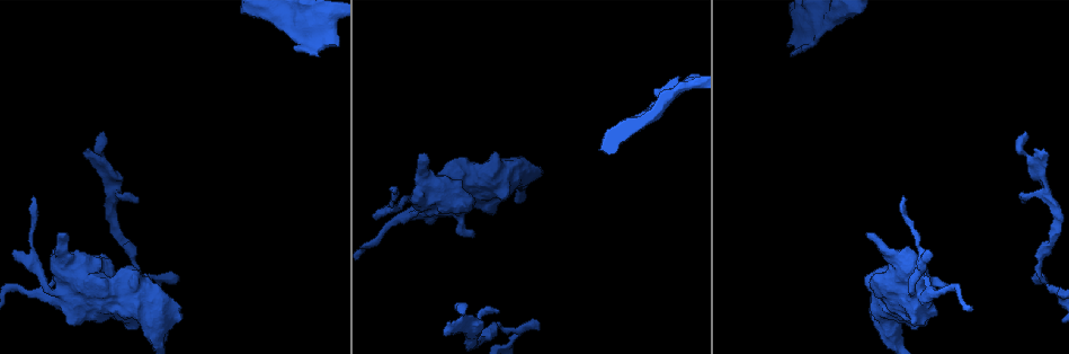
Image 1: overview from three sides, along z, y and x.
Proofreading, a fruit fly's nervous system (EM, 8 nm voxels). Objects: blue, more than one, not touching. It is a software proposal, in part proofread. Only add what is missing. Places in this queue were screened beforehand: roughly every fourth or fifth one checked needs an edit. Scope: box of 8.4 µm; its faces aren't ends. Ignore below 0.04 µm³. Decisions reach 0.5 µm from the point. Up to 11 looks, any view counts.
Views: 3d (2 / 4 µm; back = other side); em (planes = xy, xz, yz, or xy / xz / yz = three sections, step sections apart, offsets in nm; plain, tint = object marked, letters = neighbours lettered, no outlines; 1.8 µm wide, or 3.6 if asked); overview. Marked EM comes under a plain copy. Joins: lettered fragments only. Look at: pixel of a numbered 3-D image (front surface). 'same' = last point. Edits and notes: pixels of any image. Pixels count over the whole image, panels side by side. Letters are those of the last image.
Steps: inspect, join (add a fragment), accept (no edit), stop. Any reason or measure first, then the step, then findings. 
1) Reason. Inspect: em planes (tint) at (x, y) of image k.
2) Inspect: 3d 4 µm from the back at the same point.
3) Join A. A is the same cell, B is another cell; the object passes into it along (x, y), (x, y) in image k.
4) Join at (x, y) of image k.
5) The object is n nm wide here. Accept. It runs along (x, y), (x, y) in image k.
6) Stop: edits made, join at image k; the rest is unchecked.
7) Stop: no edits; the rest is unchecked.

Tapers out. Inspect: 3d 2 µm at (496, 310) of image 1.

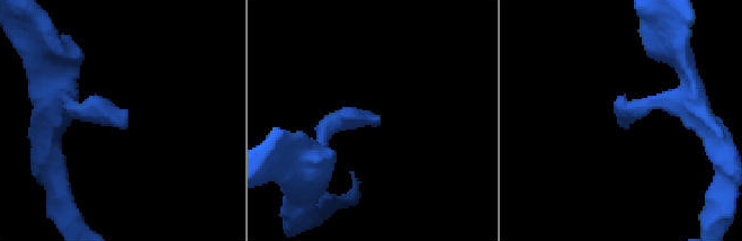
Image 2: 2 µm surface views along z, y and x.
Inspect: em planes (letters) at (627, 124) of image 2.

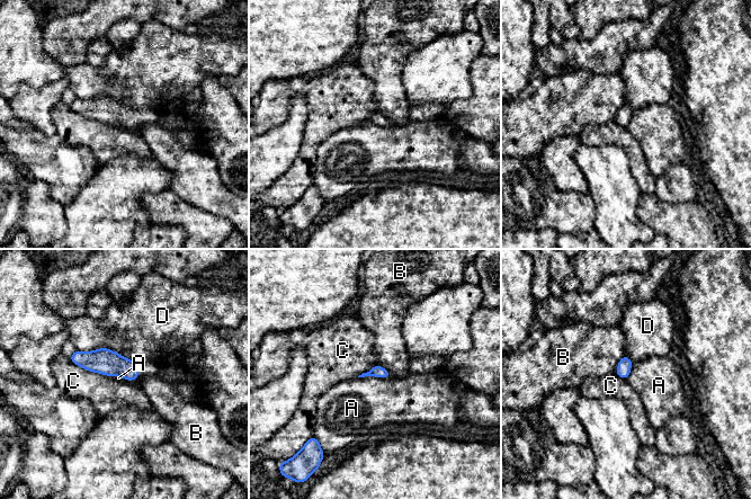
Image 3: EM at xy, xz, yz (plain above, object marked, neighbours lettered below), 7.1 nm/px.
Accept. A, B, C and D are other cells; a border runs along (358, 376), (380, 376), (382, 379) in image 3; no lettered fragment goes on from it.

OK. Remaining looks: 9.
Inspect: 3d 2 µm at (523, 328) of image 1.

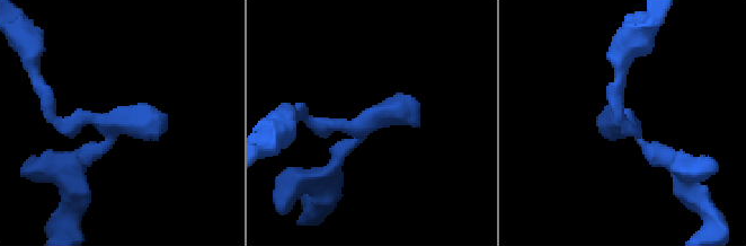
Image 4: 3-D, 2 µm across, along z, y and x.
Need the tissue. Inspect: em planes (letters) at (374, 117) of image 4.

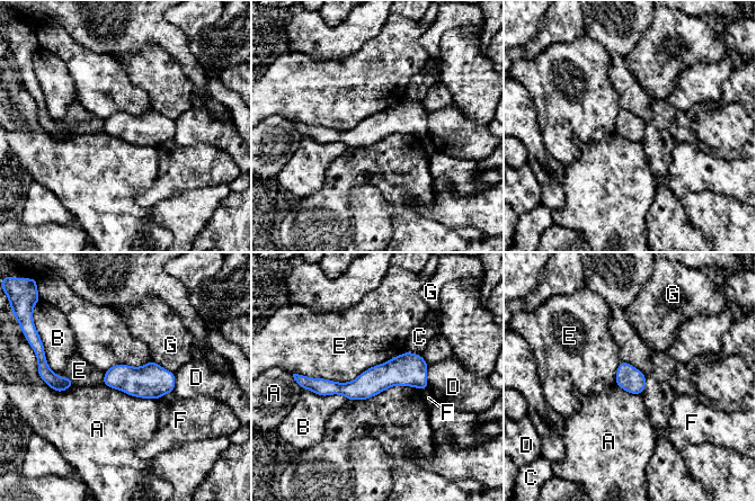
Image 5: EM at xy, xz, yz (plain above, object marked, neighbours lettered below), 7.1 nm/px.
Accept. A, B, C, D, E, F and G are other cells; a border runs along (103, 383), (133, 395), (156, 400) in image 5; none of them fits.

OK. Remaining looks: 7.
Touches itself. Inspect: em xz step 8 (letters) at (314, 52) of image 1.

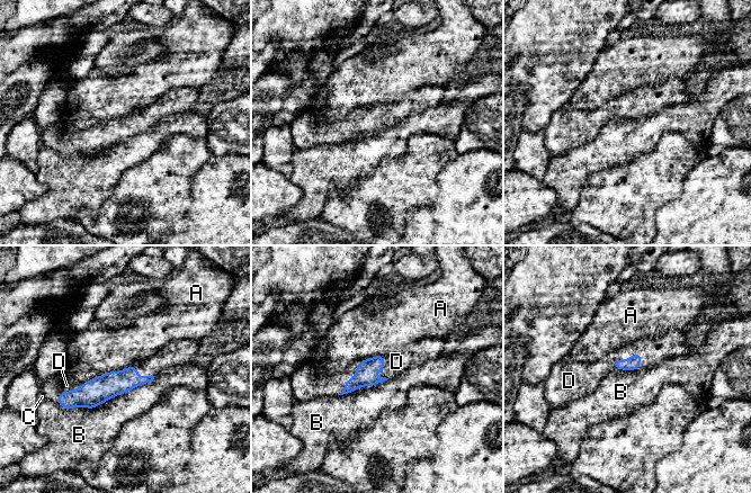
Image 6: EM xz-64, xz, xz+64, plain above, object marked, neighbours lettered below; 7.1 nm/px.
Inspect: em planes (letters) at the same point.

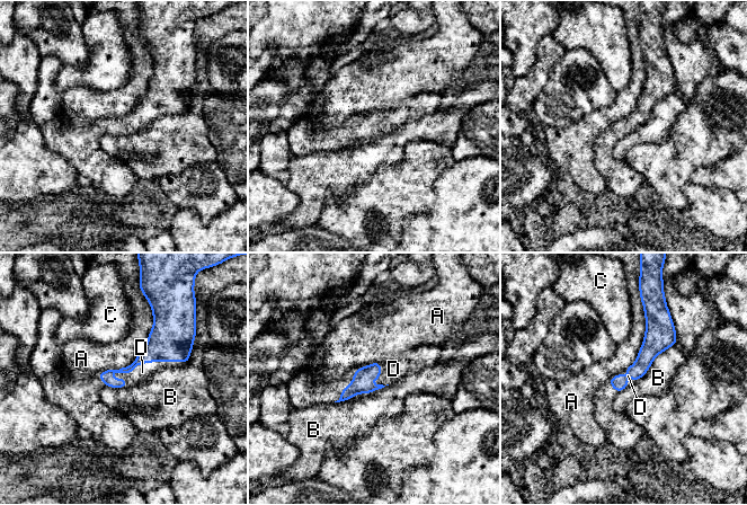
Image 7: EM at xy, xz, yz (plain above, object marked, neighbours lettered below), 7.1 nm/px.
Join D. D is the same cell, A, B and C are other cells; it goes on there.

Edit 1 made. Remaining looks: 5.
Stop: edits made, join at image 7; the rest is unchecked.

